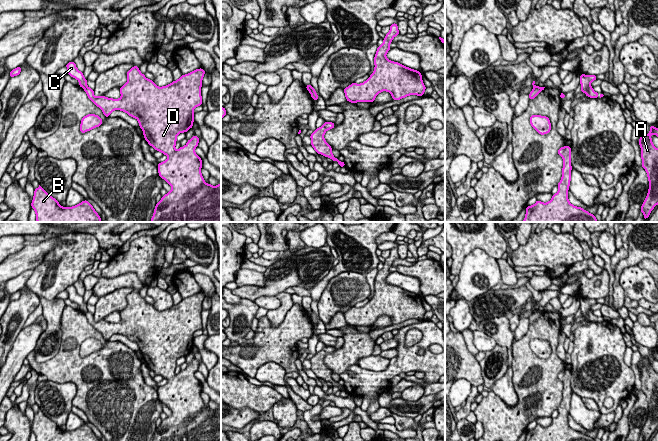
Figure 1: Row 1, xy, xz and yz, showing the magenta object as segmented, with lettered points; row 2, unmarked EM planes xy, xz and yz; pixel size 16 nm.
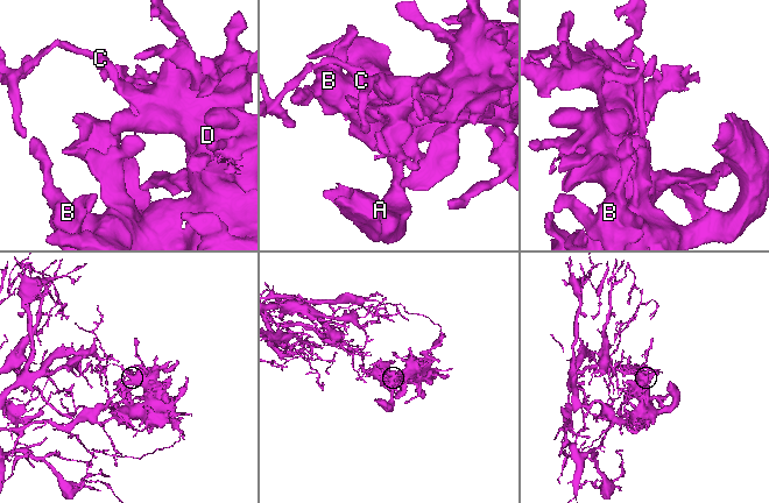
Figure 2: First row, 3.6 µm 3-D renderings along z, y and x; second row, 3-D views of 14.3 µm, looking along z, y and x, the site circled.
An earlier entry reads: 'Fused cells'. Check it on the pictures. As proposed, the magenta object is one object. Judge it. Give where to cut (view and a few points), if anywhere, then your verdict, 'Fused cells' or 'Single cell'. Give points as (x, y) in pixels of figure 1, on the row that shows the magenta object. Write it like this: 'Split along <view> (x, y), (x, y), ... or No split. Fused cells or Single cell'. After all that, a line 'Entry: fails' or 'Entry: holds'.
Split along xy (88, 87), (85, 90). Fused cells
Entry: holds

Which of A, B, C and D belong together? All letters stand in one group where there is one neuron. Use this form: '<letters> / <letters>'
A B D / C

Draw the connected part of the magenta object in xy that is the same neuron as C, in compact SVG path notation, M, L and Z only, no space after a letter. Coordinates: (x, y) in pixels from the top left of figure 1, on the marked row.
M71 61L66 64L66 68L68 69L68 75L77 79L79 81L79 86L82 87L84 90L88 88L87 86L87 79L84 78L83 72L80 72L74 61Z

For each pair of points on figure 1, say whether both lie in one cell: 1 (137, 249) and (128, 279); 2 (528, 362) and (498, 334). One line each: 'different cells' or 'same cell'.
1: different cells
2: different cells

